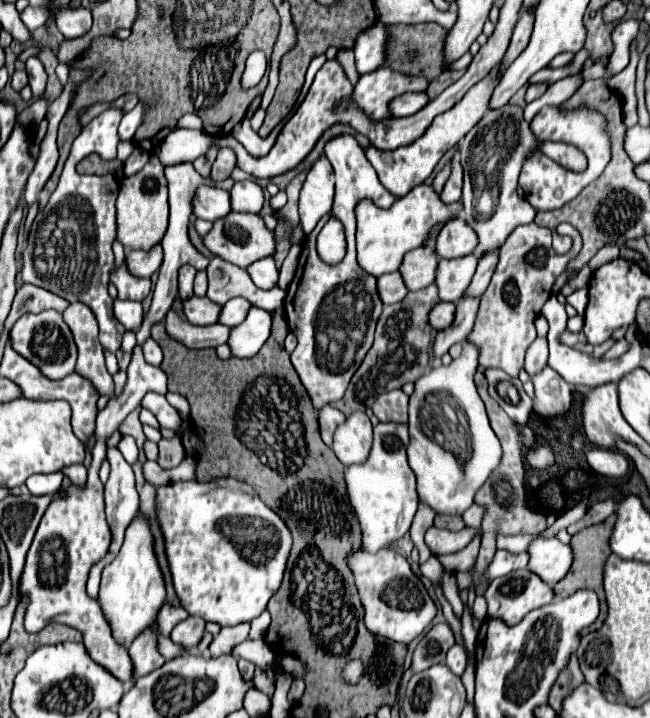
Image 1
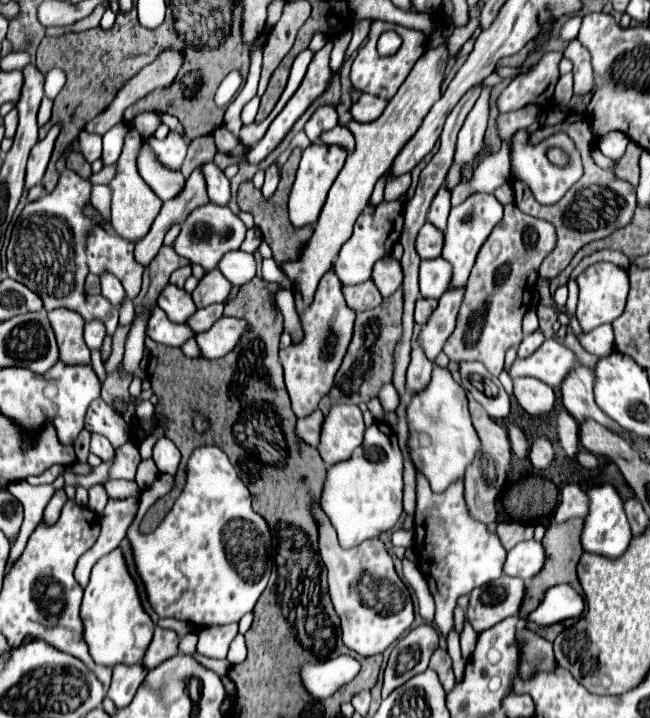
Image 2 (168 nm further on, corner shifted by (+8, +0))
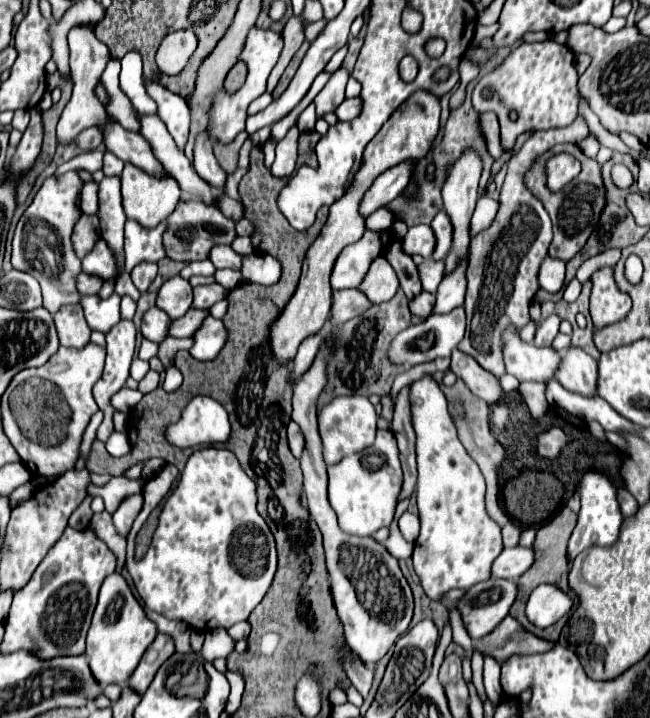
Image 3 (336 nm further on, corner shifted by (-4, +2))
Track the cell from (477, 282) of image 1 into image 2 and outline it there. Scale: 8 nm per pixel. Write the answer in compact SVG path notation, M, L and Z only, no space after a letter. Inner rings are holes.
M464 288L444 292L442 298L438 300L436 310L420 330L420 336L416 342L424 348L424 354L428 356L430 362L434 362L434 358L442 352L444 342L454 330L462 296L464 296Z

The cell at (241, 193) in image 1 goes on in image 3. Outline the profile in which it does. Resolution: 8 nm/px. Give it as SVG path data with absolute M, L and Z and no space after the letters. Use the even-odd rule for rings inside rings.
M200 134L200 138L196 140L196 146L194 146L194 170L198 172L200 178L204 178L212 186L214 192L224 188L228 174L218 164L218 160L216 160L216 156L212 152L210 138L206 134Z

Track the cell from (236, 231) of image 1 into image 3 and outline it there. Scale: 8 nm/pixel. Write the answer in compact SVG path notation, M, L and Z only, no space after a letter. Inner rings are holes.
M188 200L180 202L172 216L166 220L168 230L164 234L164 246L166 256L180 262L192 262L192 260L206 260L210 256L210 250L218 244L232 244L236 234L236 222L232 218L226 218L218 206L204 204L200 200Z

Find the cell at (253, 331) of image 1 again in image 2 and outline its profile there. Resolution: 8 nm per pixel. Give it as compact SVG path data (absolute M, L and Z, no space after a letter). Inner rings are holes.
M238 318L216 320L216 324L212 324L212 328L208 332L196 334L200 354L208 360L226 356L238 344L244 328L248 328L248 324Z

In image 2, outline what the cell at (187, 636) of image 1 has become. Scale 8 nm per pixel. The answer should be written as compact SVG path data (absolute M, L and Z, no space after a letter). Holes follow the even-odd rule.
M156 626L154 638L152 638L152 642L150 642L150 646L142 658L142 666L146 670L152 670L158 664L162 664L164 660L176 656L178 654L178 642L180 642L180 638L176 636L176 632Z

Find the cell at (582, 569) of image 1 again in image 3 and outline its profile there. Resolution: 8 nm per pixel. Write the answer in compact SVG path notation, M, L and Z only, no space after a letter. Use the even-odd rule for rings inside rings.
M564 508L564 510L560 510L560 514L550 522L550 524L546 524L546 526L542 526L538 532L536 532L536 542L534 542L534 550L536 550L536 562L534 562L534 566L532 566L532 570L528 570L528 574L524 574L522 578L520 578L520 582L518 582L518 598L516 598L516 602L514 602L514 606L512 606L512 610L510 610L510 614L526 628L532 634L544 638L548 641L557 641L561 630L567 624L572 612L562 617L557 623L554 625L547 627L545 629L540 629L533 624L530 623L530 620L526 618L526 612L524 612L524 608L526 608L526 602L528 602L528 596L532 594L532 590L536 588L536 586L540 586L540 584L556 584L556 586L560 586L562 590L568 590L568 572L570 572L570 560L568 560L568 540L570 540L570 536L572 536L572 530L574 530L574 526L576 526L576 522L578 522L578 516L570 510L570 508Z

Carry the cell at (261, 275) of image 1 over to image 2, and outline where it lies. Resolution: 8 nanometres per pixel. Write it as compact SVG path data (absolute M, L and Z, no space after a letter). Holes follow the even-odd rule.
M240 250L224 254L224 260L220 260L220 266L216 266L216 268L226 276L228 282L238 284L238 286L250 282L258 272L254 254L246 254Z

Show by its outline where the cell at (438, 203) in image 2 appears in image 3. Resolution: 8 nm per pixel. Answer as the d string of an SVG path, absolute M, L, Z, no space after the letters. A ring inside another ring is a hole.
M440 210L434 216L432 228L436 234L436 256L434 256L434 260L444 260L452 250L452 232L454 232L450 216L446 214L446 210Z

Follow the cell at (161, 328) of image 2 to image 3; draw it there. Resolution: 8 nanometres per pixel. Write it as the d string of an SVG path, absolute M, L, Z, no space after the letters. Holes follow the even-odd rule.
M150 308L144 316L144 322L142 322L142 334L144 338L152 340L152 342L162 342L168 338L168 330L170 330L170 324L172 320L168 318L168 314L164 314L160 308Z

